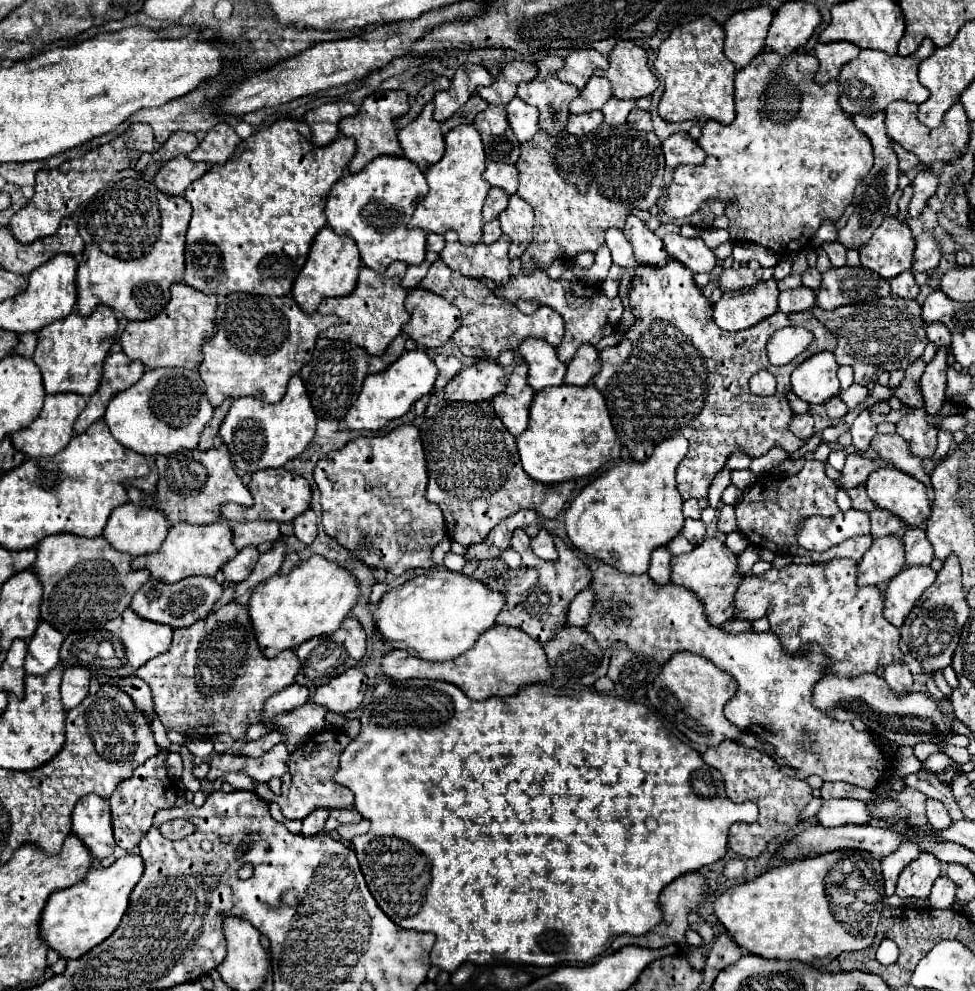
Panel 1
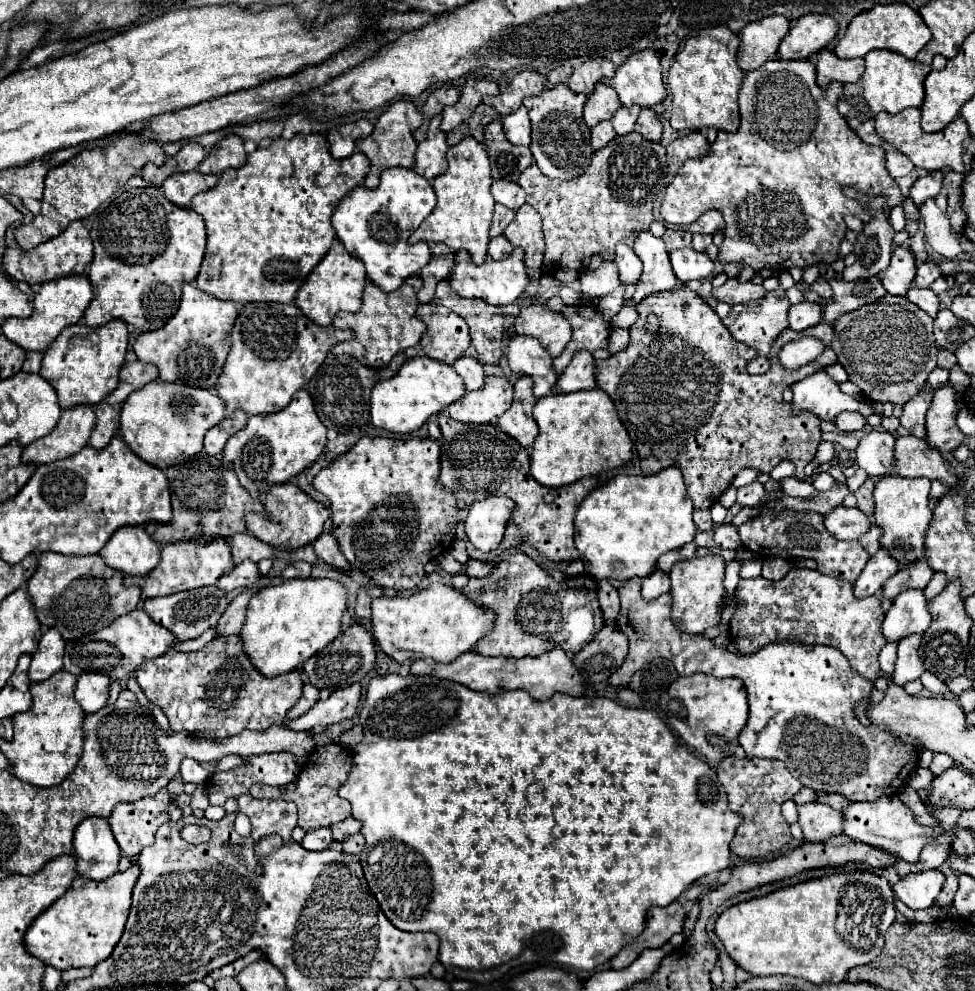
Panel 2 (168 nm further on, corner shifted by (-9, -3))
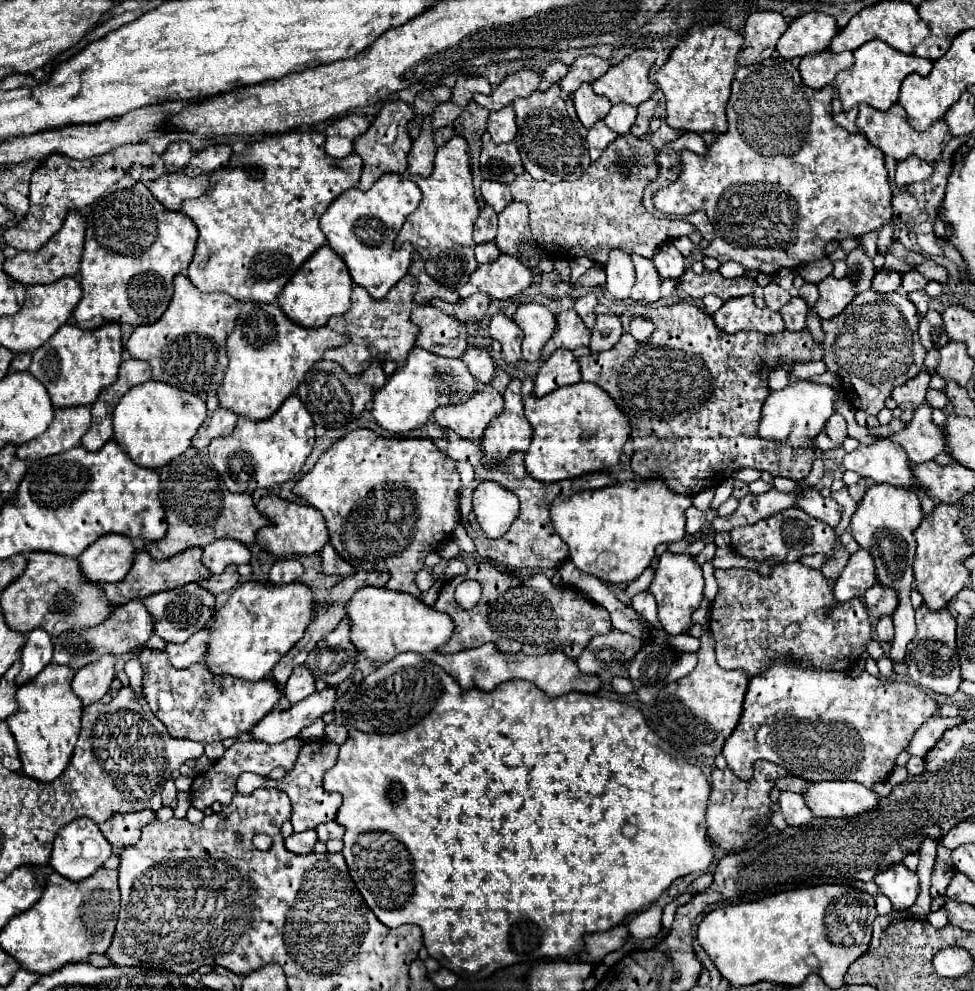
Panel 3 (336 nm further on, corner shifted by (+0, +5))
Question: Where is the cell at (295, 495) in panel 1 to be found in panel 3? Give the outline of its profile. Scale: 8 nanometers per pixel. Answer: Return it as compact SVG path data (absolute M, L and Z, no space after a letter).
M263 496L257 502L257 510L269 518L269 526L261 528L257 534L257 546L273 556L311 556L319 554L321 548L329 542L323 516L313 506L287 502L279 496Z

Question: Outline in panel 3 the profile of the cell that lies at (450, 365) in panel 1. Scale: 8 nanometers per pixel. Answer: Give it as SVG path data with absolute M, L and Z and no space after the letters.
M469 348L463 360L481 384L489 384L495 378L495 360L487 348Z

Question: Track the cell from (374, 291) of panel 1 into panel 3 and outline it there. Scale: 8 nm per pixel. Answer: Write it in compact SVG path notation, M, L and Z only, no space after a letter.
M399 282L383 300L373 300L365 288L355 286L351 292L351 308L349 312L335 316L329 320L329 328L351 336L349 344L341 348L333 348L325 352L325 360L337 362L347 374L359 376L365 368L359 368L363 362L395 362L397 366L405 366L409 350L415 346L415 338L419 328L409 320L411 308L413 308L413 284Z

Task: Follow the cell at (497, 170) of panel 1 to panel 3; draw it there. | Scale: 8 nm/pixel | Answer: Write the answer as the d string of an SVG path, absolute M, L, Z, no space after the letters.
M483 180L481 192L483 192L485 204L489 204L497 214L499 214L509 202L513 202L507 184L497 184L497 182L491 182L491 180Z

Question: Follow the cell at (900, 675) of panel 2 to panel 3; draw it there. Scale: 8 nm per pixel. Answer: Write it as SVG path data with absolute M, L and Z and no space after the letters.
M873 484L861 504L857 506L851 518L851 534L855 542L865 548L875 560L875 576L881 586L893 588L899 596L899 606L893 612L895 624L895 640L891 644L891 660L903 662L907 644L915 636L915 610L911 606L911 584L913 584L913 568L911 562L915 558L915 536L913 532L919 528L923 520L923 512L919 506L919 498L915 492L905 492L903 488L893 488L891 484Z

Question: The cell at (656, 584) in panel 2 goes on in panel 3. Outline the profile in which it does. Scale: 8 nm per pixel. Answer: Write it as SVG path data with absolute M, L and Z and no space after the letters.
M641 592L637 596L633 596L631 606L637 614L641 614L651 626L659 626L657 616L655 616L655 600L649 596L649 592Z

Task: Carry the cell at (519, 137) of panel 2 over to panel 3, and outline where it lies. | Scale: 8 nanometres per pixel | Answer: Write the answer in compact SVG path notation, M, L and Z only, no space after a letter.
M505 106L503 110L491 112L487 120L487 132L495 142L513 142L517 124L515 124L515 112L513 106Z

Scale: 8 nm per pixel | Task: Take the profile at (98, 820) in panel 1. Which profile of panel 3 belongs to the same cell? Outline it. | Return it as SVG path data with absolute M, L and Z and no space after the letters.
M77 818L77 820L69 822L65 828L61 828L61 832L57 834L49 866L57 874L79 882L83 878L89 878L93 872L97 872L109 856L111 856L111 844L105 840L105 836L101 834L99 826L93 824L93 820Z

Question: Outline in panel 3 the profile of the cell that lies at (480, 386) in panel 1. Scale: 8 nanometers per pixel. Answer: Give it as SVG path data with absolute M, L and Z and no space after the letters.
M485 386L465 404L437 408L433 418L441 428L453 430L457 432L457 436L473 442L483 436L489 422L501 412L503 412L501 394L491 386Z

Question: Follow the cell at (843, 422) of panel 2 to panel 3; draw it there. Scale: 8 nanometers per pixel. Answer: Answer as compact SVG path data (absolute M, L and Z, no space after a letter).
M833 414L827 424L825 424L825 434L831 438L831 442L835 446L843 446L845 438L847 438L847 422L841 414Z

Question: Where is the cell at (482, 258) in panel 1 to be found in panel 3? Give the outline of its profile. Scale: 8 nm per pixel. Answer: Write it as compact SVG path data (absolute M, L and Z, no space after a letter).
M501 254L493 264L479 266L469 282L459 288L459 296L467 298L475 292L483 292L493 300L513 300L531 282L533 274L527 266L523 266L515 256Z

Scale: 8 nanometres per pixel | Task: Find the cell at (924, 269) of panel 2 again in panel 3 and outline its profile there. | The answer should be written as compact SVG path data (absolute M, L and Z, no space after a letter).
M909 270L909 272L903 274L903 282L901 282L899 292L911 294L911 292L915 292L915 290L925 290L925 284L927 284L927 282L929 282L929 280L927 280L923 274L919 274L917 270Z

